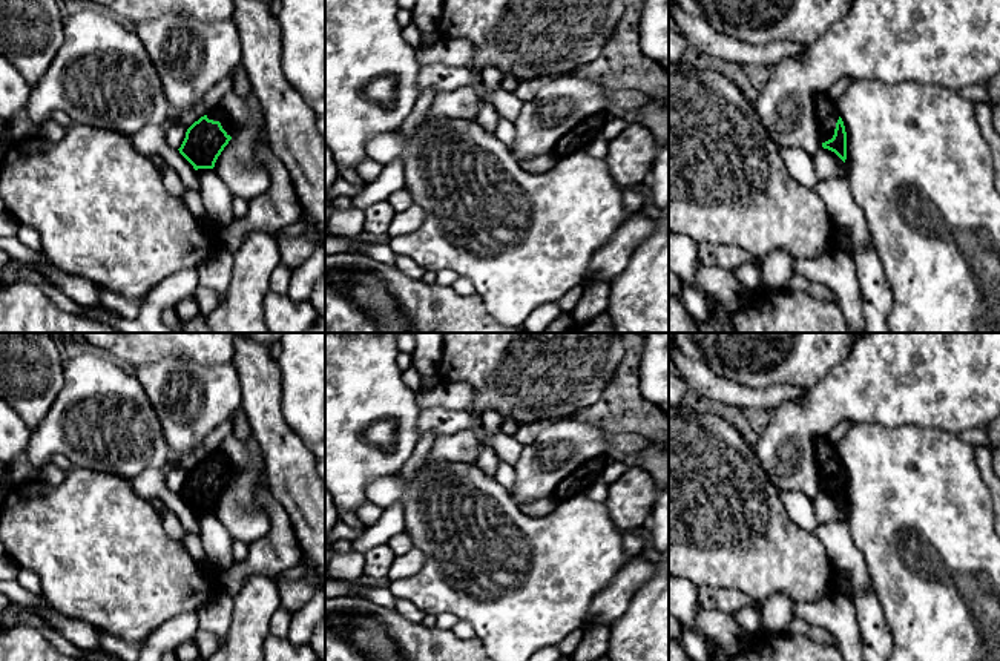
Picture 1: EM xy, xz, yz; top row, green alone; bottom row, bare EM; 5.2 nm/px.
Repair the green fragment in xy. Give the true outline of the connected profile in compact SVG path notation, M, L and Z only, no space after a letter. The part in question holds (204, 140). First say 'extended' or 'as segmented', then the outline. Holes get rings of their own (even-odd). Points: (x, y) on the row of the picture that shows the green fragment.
extended; M216 106L187 129L178 150L195 170L213 169L232 133L227 115Z

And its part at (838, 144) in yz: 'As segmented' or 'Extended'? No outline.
Extended

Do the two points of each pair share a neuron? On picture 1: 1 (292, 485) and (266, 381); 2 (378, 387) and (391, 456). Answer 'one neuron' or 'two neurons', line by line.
1: one neuron
2: one neuron

